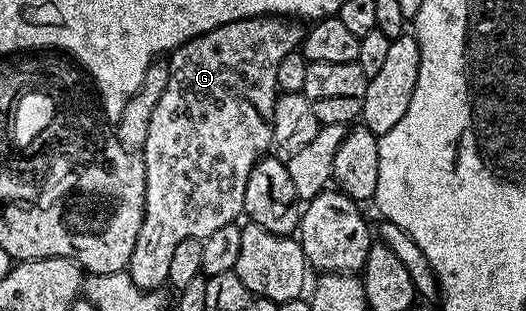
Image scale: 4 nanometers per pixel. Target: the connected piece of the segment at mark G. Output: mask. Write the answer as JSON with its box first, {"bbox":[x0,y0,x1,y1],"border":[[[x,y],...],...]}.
{"bbox":[127,16,303,292],"border":[[[266,16],[256,19],[257,42],[249,38],[250,19],[235,20],[231,24],[223,24],[206,34],[195,36],[190,42],[183,43],[178,50],[172,51],[168,59],[169,79],[167,88],[163,88],[163,96],[159,96],[159,104],[155,104],[155,112],[151,112],[151,124],[147,132],[147,140],[143,147],[143,157],[146,166],[146,204],[143,224],[139,228],[139,240],[135,240],[135,252],[131,252],[127,272],[133,277],[135,283],[141,290],[150,292],[156,291],[159,285],[166,283],[171,268],[171,252],[179,245],[179,240],[188,238],[205,239],[224,226],[232,226],[242,217],[245,209],[245,193],[247,192],[247,180],[251,176],[254,166],[270,153],[269,146],[274,145],[273,140],[273,117],[275,116],[275,104],[279,89],[277,87],[276,77],[279,71],[279,64],[282,63],[283,56],[287,52],[298,49],[301,45],[303,30],[296,21],[290,20],[285,16]]]}

